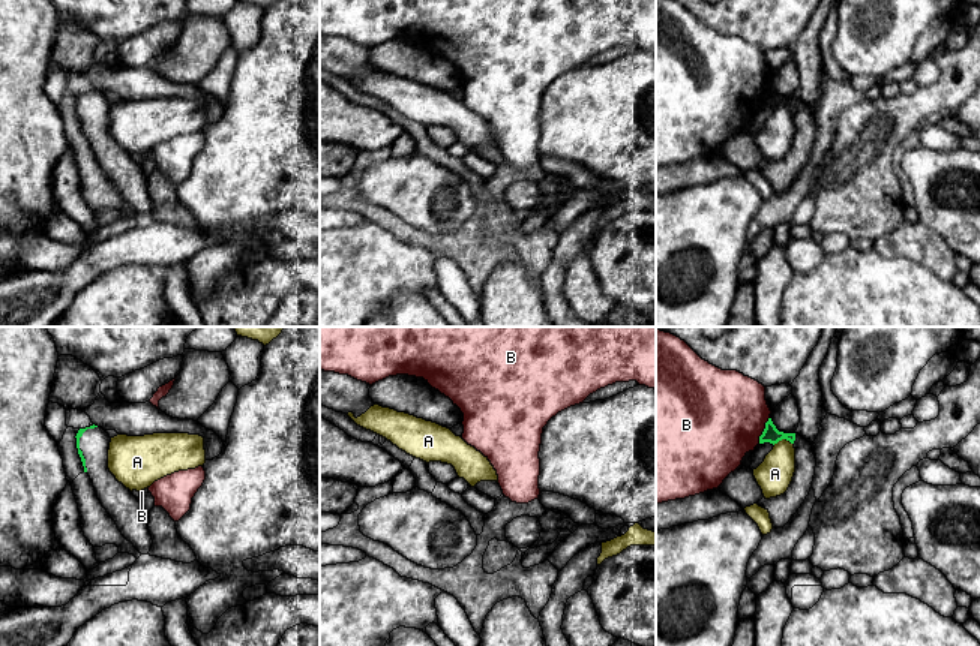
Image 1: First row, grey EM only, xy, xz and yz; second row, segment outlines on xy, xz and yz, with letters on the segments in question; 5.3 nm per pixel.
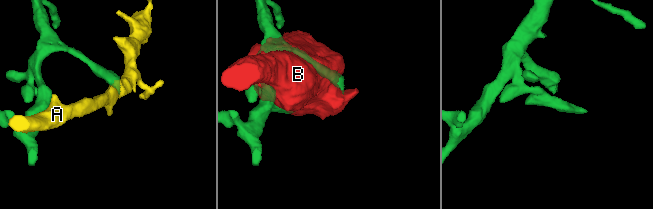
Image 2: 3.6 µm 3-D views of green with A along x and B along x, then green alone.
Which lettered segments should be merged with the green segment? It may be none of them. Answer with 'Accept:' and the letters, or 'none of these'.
Accept: none of these

